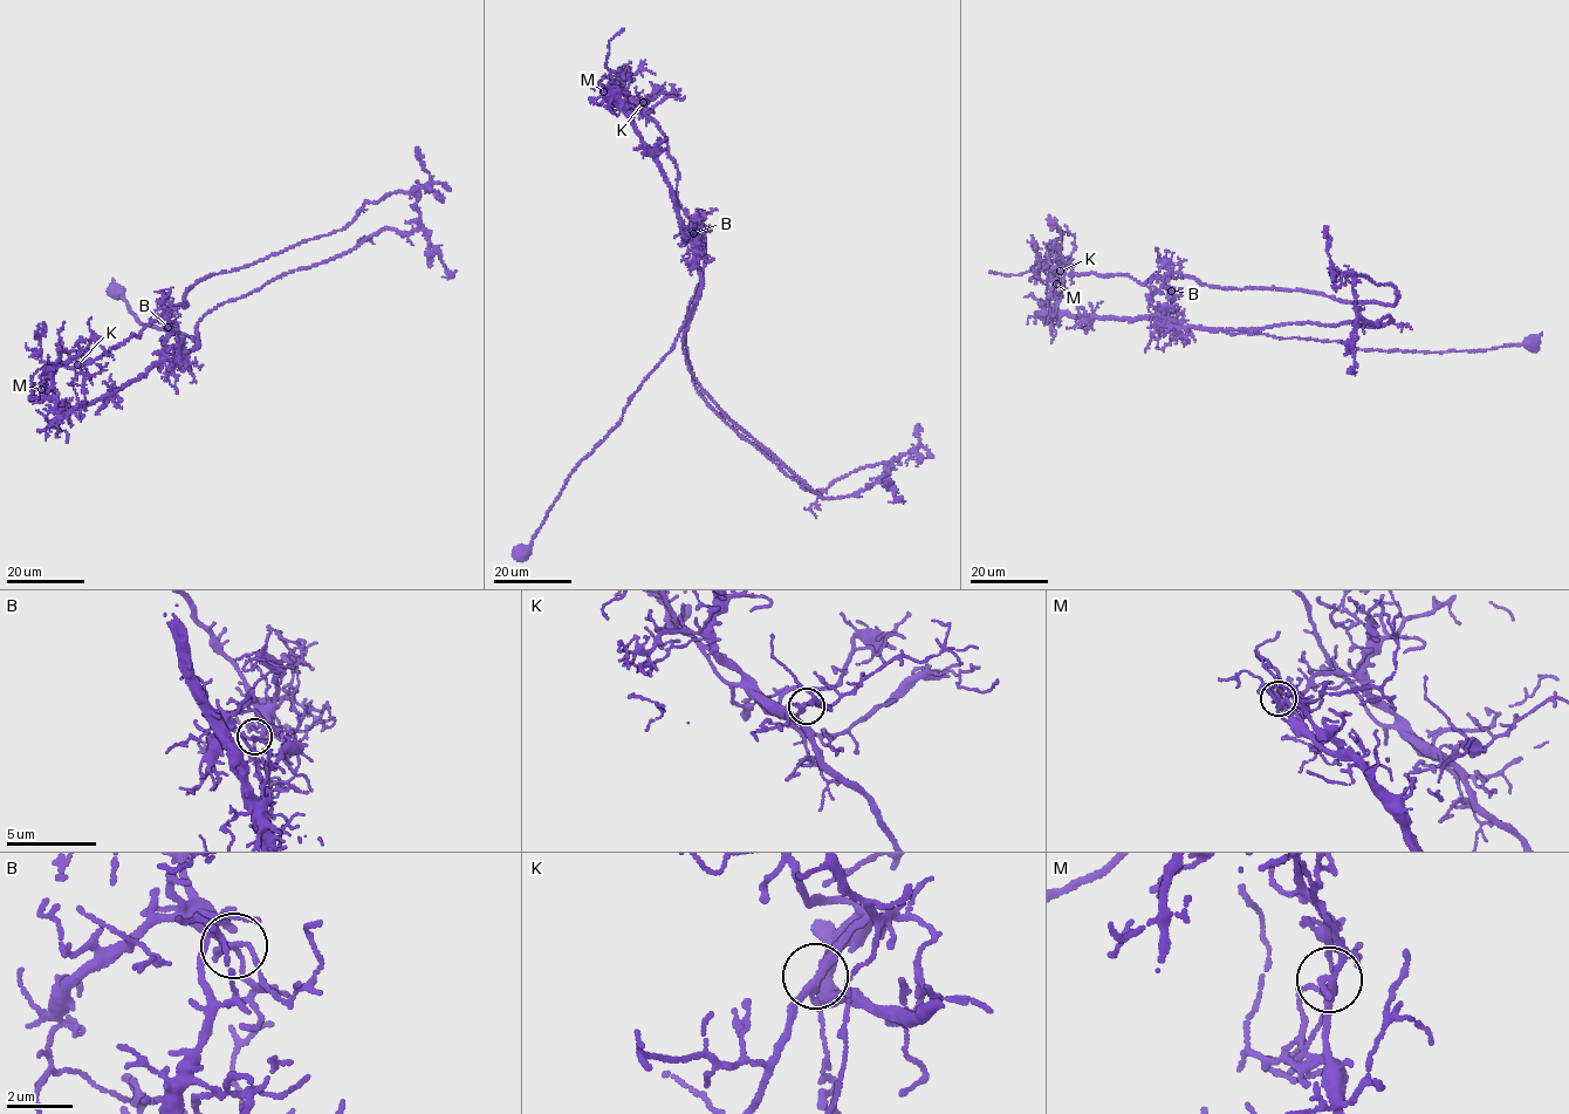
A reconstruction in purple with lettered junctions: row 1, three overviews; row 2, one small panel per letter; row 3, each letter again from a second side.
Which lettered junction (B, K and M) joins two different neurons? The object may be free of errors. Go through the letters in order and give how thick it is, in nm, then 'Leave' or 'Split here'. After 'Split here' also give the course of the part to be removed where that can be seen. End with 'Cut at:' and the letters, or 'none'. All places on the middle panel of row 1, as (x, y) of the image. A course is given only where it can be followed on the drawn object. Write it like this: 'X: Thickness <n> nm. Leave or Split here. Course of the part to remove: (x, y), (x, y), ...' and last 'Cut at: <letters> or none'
B: Thickness 160 nm. Leave
K: Thickness 220 nm. Leave
M: Thickness 120 nm. Split here. Course of the part to remove: (604, 93), (618, 86), (656, 124), (698, 229), (685, 349), (710, 408), (810, 491), (911, 452), (918, 424)
Cut at: M

